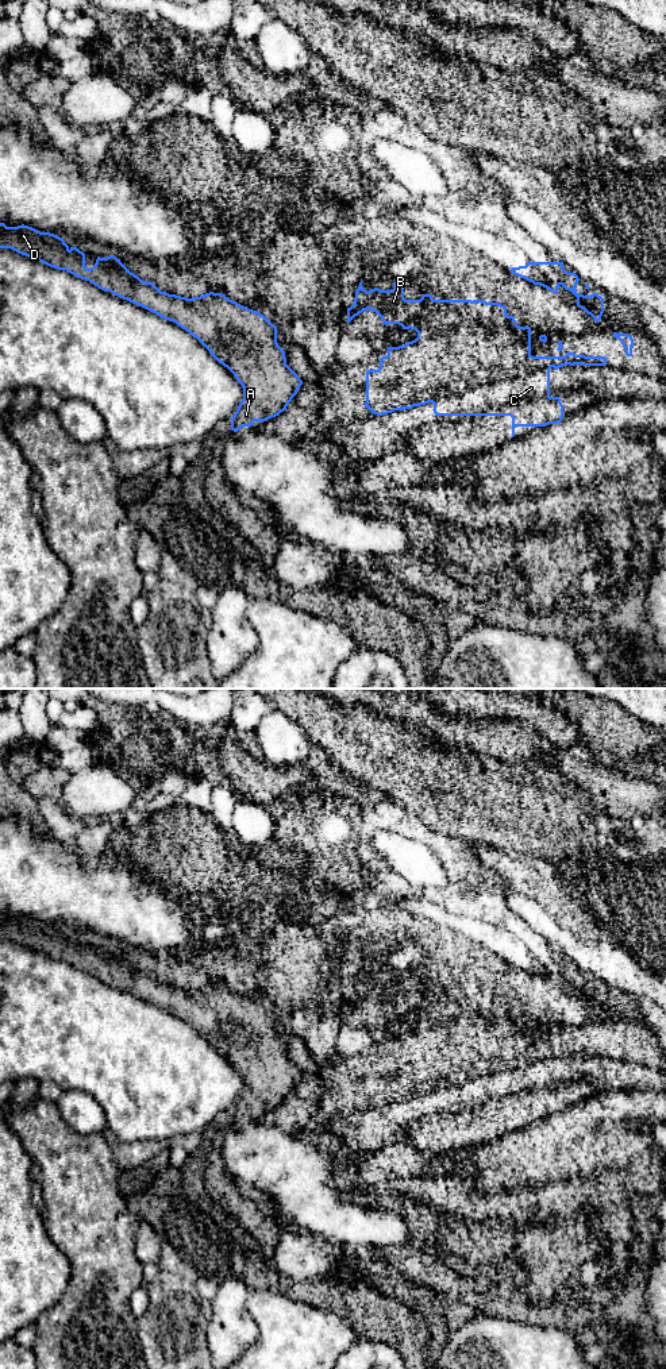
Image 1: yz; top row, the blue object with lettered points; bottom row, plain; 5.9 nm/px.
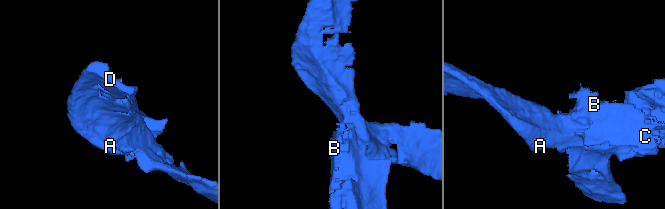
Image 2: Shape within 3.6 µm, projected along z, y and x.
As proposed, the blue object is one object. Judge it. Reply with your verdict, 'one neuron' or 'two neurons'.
one neuron

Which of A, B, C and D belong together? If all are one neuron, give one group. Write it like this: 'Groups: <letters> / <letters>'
Groups: A B C D

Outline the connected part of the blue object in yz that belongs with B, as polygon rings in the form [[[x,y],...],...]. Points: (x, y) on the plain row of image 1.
[[[362,971],[355,983],[354,995],[347,999],[347,1015],[363,1002],[376,1003],[385,1017],[399,1015],[404,1021],[415,1021],[417,1029],[399,1038],[386,1038],[388,1046],[380,1050],[378,1061],[366,1063],[366,1095],[377,1107],[413,1098],[434,1095],[435,1107],[511,1107],[512,1129],[516,1118],[546,1118],[563,1110],[563,1096],[559,1088],[550,1087],[550,1060],[563,1057],[605,1057],[605,1048],[585,1048],[566,1044],[565,1048],[532,1048],[531,1019],[519,1018],[513,1007],[507,1006],[507,998],[484,991],[434,991],[423,986],[420,991],[404,990],[404,973],[393,973],[390,982],[374,979],[365,982]]]

